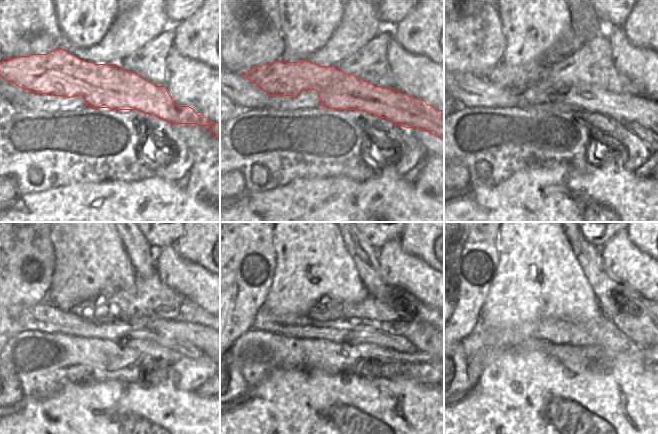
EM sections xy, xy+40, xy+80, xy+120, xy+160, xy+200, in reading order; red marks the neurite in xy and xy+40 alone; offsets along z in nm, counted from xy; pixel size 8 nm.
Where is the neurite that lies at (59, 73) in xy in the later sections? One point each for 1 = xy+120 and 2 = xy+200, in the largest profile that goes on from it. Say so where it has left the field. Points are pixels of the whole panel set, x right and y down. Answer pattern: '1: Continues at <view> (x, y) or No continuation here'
1: Continues at xy+120 (198, 335)
2: Continues at xy+200 (643, 345).

